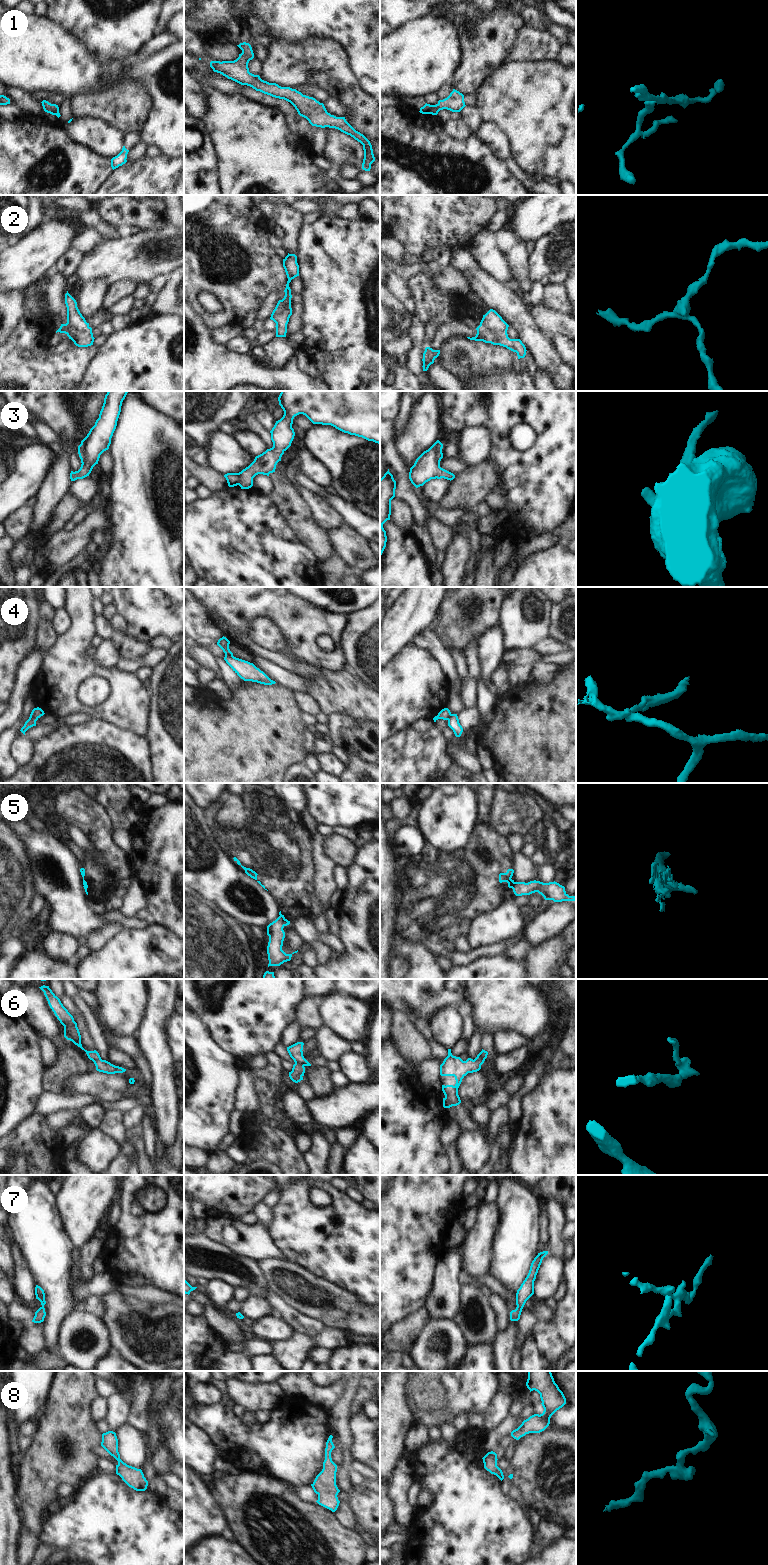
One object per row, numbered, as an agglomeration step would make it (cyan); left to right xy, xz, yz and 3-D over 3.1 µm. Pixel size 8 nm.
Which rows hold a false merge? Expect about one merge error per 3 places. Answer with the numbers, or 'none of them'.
4, 5

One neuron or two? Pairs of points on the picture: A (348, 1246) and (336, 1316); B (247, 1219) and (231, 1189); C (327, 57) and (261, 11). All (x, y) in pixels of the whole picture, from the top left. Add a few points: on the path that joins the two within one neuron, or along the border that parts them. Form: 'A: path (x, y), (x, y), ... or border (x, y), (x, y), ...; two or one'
A: border (320, 1277), (353, 1294), (361, 1301); two
B: border (252, 1211), (242, 1214), (237, 1219); two
C: border (326, 38), (306, 38), (299, 43), (280, 44); two

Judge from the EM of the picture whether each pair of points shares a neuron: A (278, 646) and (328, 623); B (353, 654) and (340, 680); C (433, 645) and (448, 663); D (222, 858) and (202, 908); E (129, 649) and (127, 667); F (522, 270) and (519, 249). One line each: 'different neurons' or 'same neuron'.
A: different neurons
B: different neurons
C: same neuron
D: different neurons
E: different neurons
F: same neuron

